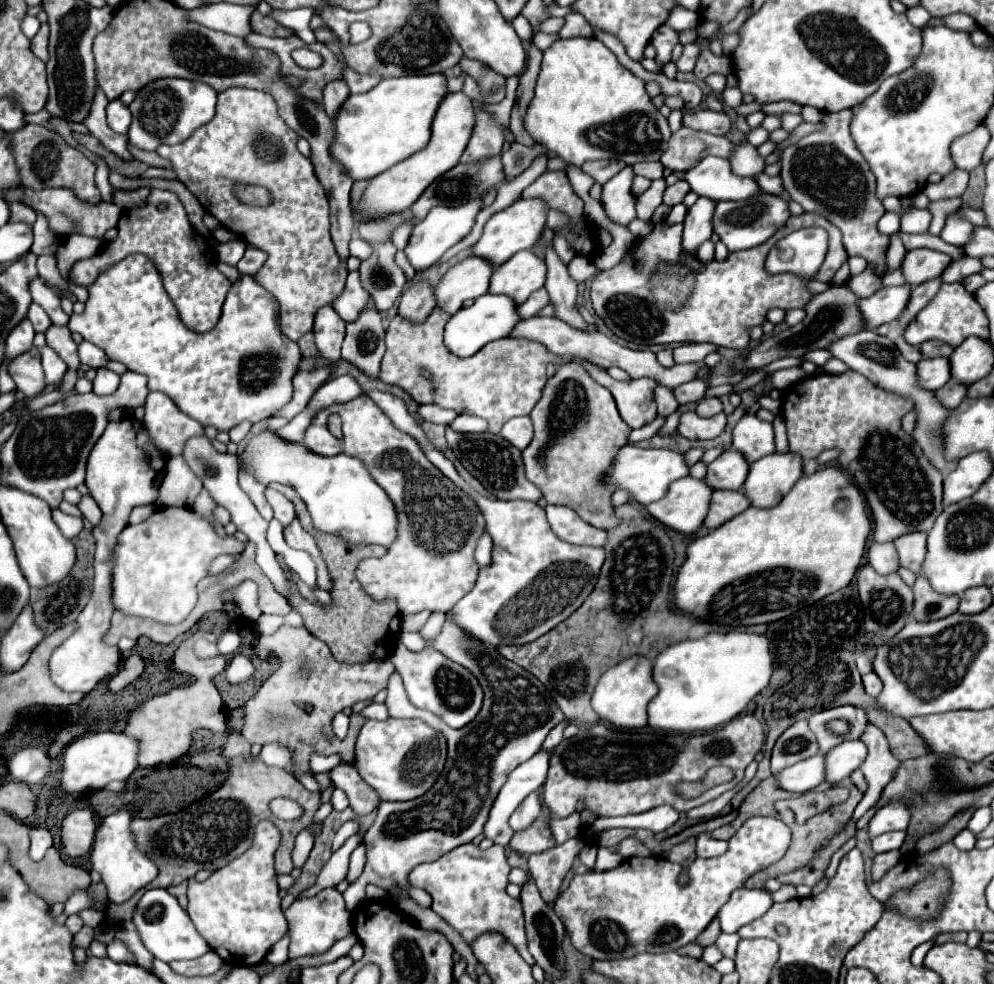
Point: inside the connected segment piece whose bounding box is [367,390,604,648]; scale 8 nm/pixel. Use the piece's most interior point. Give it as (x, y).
(536, 580)

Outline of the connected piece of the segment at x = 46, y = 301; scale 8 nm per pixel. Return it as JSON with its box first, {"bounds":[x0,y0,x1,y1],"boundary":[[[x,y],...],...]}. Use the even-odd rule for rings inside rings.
{"bounds":[30,276,70,326],"boundary":[[[36,276],[30,282],[30,296],[32,296],[32,300],[36,304],[40,304],[46,310],[46,314],[52,320],[52,324],[58,324],[58,326],[66,326],[68,324],[70,316],[62,312],[62,308],[60,308],[60,296],[52,288],[48,288],[40,276]]]}

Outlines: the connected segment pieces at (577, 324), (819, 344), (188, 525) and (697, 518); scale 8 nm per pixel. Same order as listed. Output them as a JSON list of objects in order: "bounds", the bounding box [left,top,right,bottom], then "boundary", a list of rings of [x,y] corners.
[{"bounds":[544,244,594,330],"boundary":[[[544,244],[544,252],[546,252],[544,254],[546,256],[546,264],[548,264],[546,288],[548,288],[552,304],[556,306],[556,316],[560,320],[568,322],[574,328],[594,330],[592,326],[588,326],[584,322],[584,318],[576,310],[576,282],[574,282],[574,278],[570,278],[566,264],[558,258],[558,254],[552,248],[552,244]]]},{"bounds":[734,286,864,368],"boundary":[[[830,286],[826,292],[816,294],[808,306],[806,306],[806,318],[804,322],[788,328],[786,332],[776,332],[768,338],[764,338],[754,350],[756,356],[752,356],[752,350],[748,354],[746,360],[736,360],[734,368],[762,368],[778,358],[786,358],[786,356],[802,356],[810,350],[818,350],[818,348],[828,348],[826,344],[830,344],[832,340],[840,340],[840,336],[850,336],[856,332],[864,330],[864,322],[860,320],[860,310],[856,308],[858,304],[858,296],[848,288],[848,286]]]},{"bounds":[114,506,244,624],"boundary":[[[186,506],[158,508],[148,520],[130,524],[118,536],[114,568],[114,608],[130,614],[152,618],[162,624],[182,622],[194,608],[197,584],[208,576],[210,562],[220,554],[238,556],[244,542],[232,534],[224,538]]]},{"bounds":[646,478,714,534],"boundary":[[[680,478],[670,486],[668,496],[648,504],[646,510],[664,526],[694,534],[708,514],[712,492],[714,488],[708,486],[704,478]]]}]

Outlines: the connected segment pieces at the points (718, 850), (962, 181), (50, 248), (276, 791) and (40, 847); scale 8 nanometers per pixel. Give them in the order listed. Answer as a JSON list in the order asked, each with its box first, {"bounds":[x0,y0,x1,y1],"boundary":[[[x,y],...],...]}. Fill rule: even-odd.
[{"bounds":[696,834,728,858],"boundary":[[[700,834],[698,836],[698,844],[696,844],[696,854],[700,858],[712,858],[712,856],[722,856],[728,850],[728,842],[724,840],[714,840],[708,834]]]},{"bounds":[924,168,968,200],"boundary":[[[954,168],[950,174],[946,174],[938,184],[926,184],[924,194],[930,200],[942,200],[942,198],[954,198],[962,196],[968,186],[968,172]]]},{"bounds":[31,212,61,256],"boundary":[[[37,212],[37,218],[33,225],[34,242],[31,251],[37,256],[55,254],[61,244],[61,240],[48,228],[48,221],[44,214]]]},{"bounds":[92,756,320,920],"boundary":[[[236,756],[230,762],[230,774],[228,774],[226,782],[222,784],[222,788],[216,790],[214,794],[206,796],[204,800],[198,800],[198,808],[192,806],[192,808],[186,808],[176,814],[144,818],[144,820],[140,818],[132,824],[138,846],[152,860],[156,860],[156,864],[160,868],[159,873],[156,880],[138,890],[120,906],[116,906],[108,900],[104,886],[92,886],[92,890],[96,894],[96,910],[100,910],[100,912],[106,910],[108,916],[118,918],[118,920],[132,919],[138,901],[148,889],[176,886],[176,884],[184,882],[186,878],[192,878],[200,870],[218,870],[218,868],[226,866],[228,862],[232,862],[234,858],[238,858],[242,852],[246,852],[252,842],[252,828],[260,820],[270,820],[280,828],[282,838],[280,838],[280,846],[276,852],[276,856],[278,856],[276,868],[282,870],[282,874],[290,874],[294,868],[292,860],[290,860],[290,852],[294,848],[294,838],[302,828],[310,826],[314,812],[318,808],[320,808],[320,792],[308,792],[292,774],[288,774],[280,768],[274,768],[274,766],[266,766],[258,756],[246,756],[246,758]],[[274,798],[290,798],[290,800],[298,802],[304,810],[302,818],[294,820],[294,822],[276,820],[268,806]]]},{"bounds":[28,828,52,860],"boundary":[[[32,828],[30,838],[32,838],[32,844],[28,848],[28,856],[32,860],[42,860],[46,850],[52,846],[52,834],[44,828]]]}]

